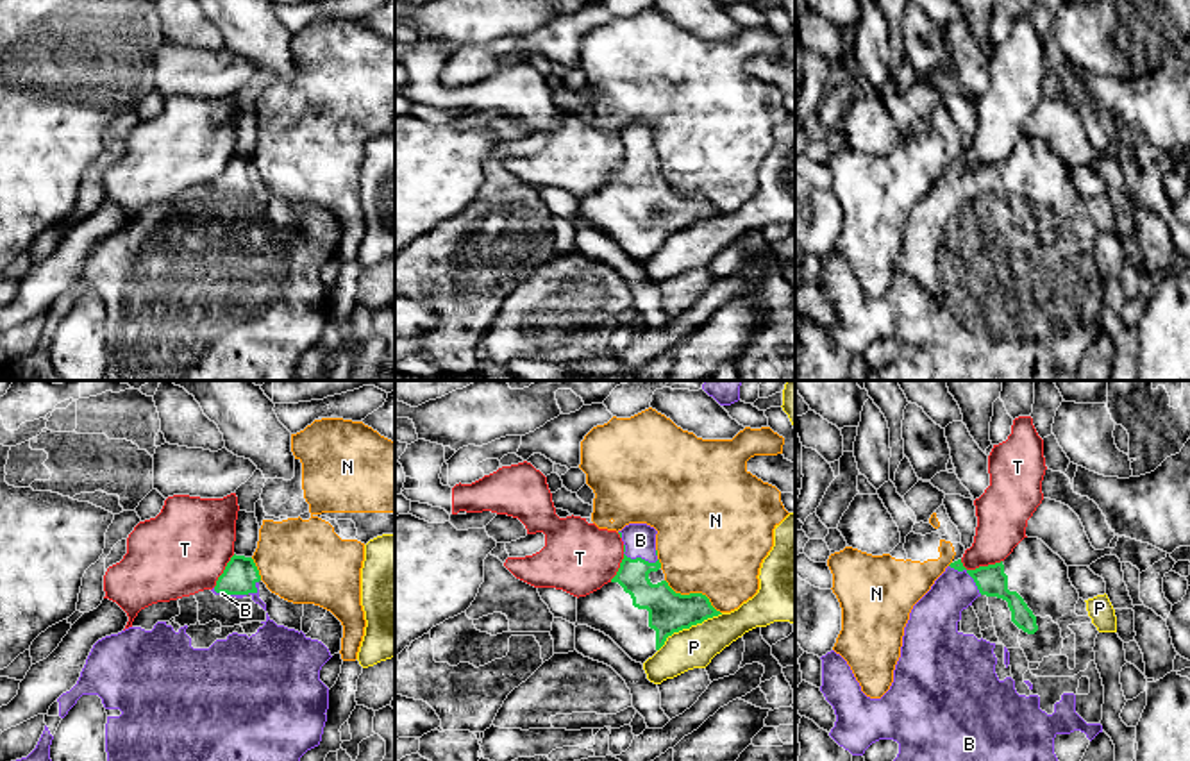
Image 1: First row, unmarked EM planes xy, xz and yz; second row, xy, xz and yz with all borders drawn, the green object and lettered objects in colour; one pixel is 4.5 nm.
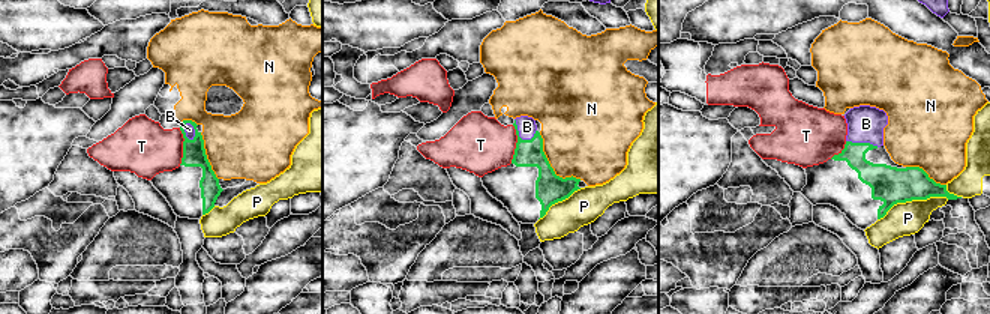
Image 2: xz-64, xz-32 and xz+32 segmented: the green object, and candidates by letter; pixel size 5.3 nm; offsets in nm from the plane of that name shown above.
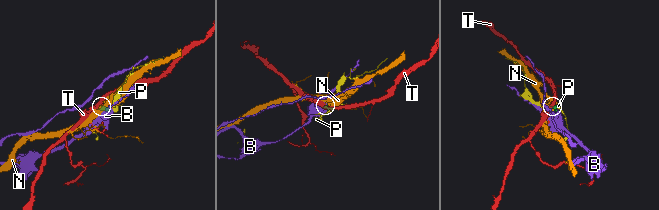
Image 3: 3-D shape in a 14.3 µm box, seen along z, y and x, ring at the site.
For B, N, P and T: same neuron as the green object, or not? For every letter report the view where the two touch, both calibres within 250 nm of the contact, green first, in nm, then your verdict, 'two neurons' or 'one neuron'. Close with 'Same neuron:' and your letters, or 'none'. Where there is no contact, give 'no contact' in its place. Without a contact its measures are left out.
B: meets green in xz; 160 nm thick on the green side, 140 nm on the other; one neuron
N: meets green in xz; 190 nm thick on the green side, 480 nm on the other; two neurons
P: meets green in xz; 190 nm thick on the green side, 180 nm on the other; two neurons
T: meets green in yz; 140 nm thick on the green side, 220 nm on the other; two neurons
Same neuron: B

